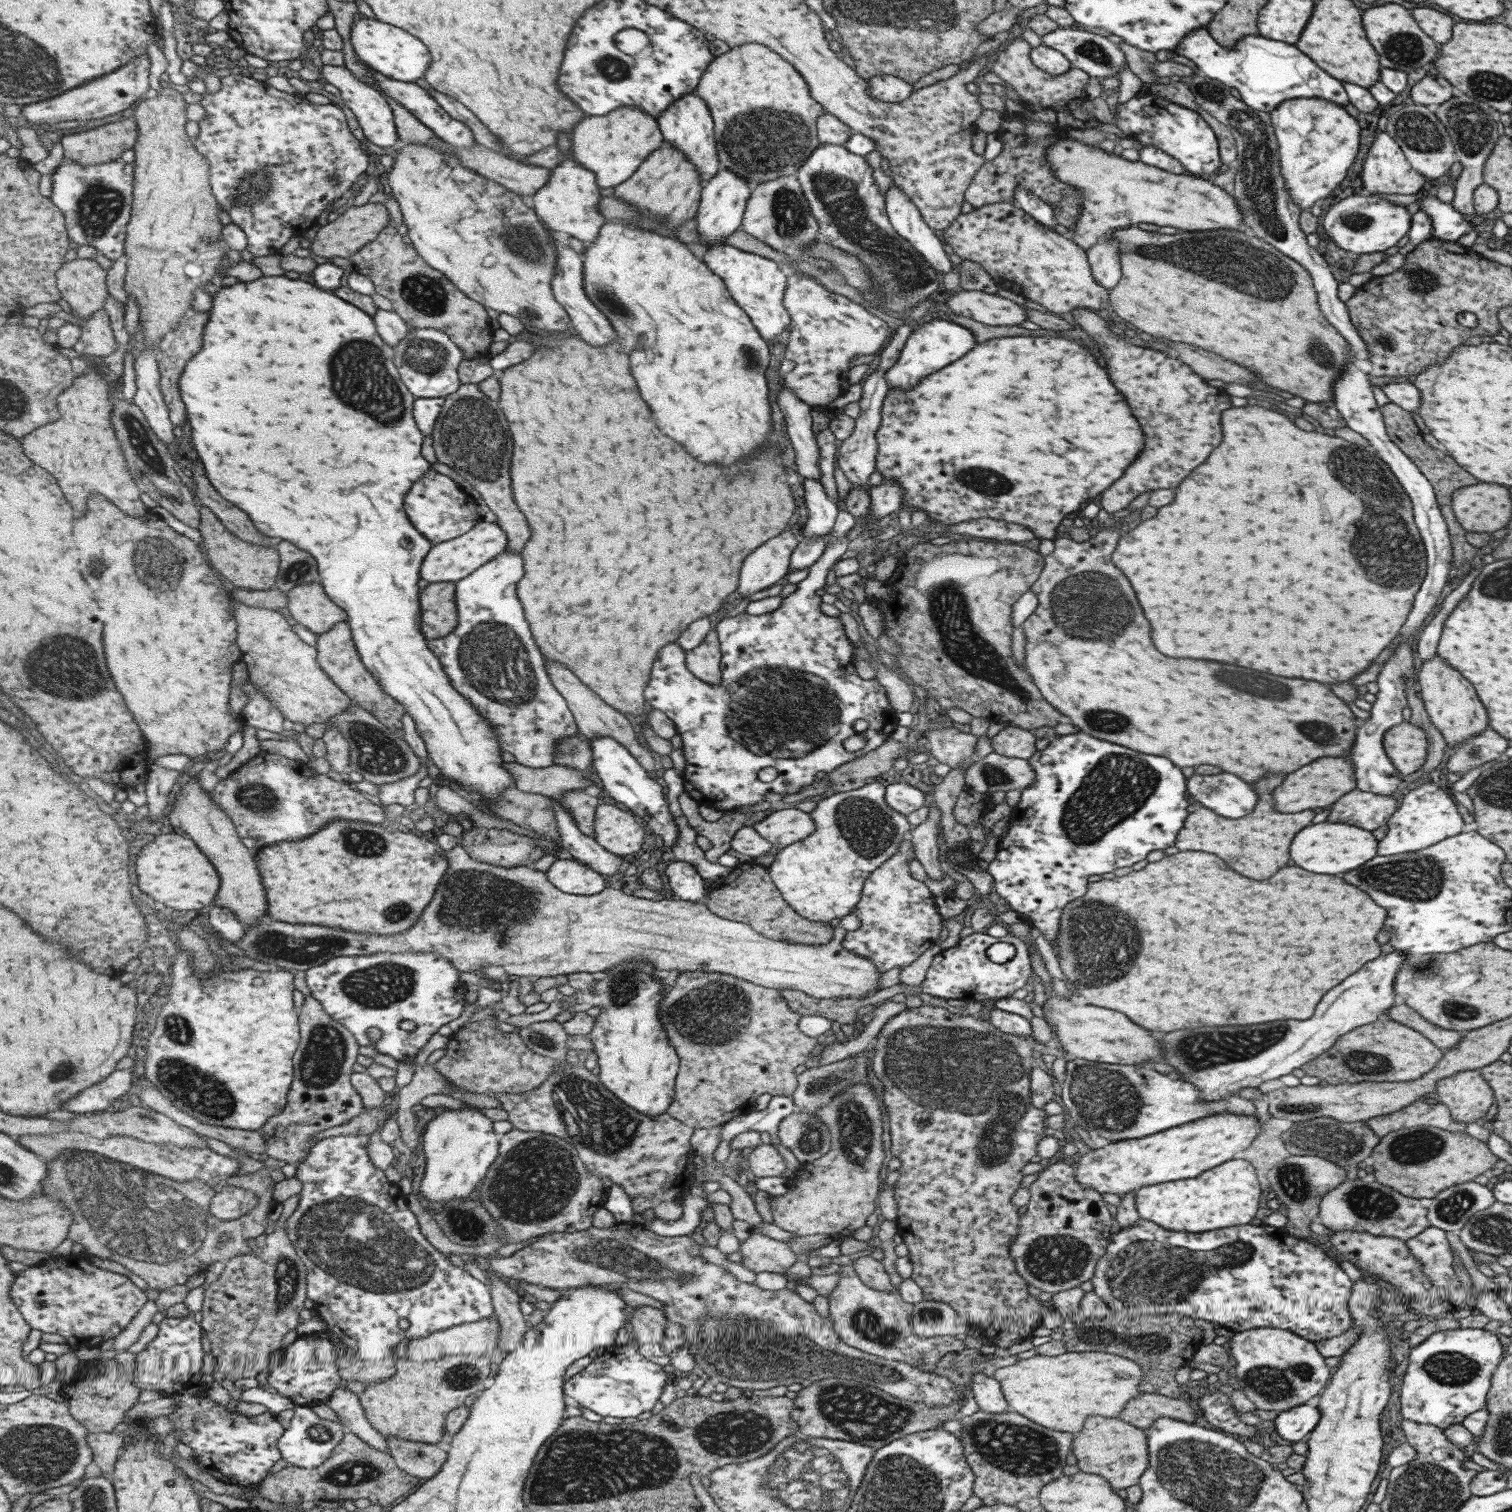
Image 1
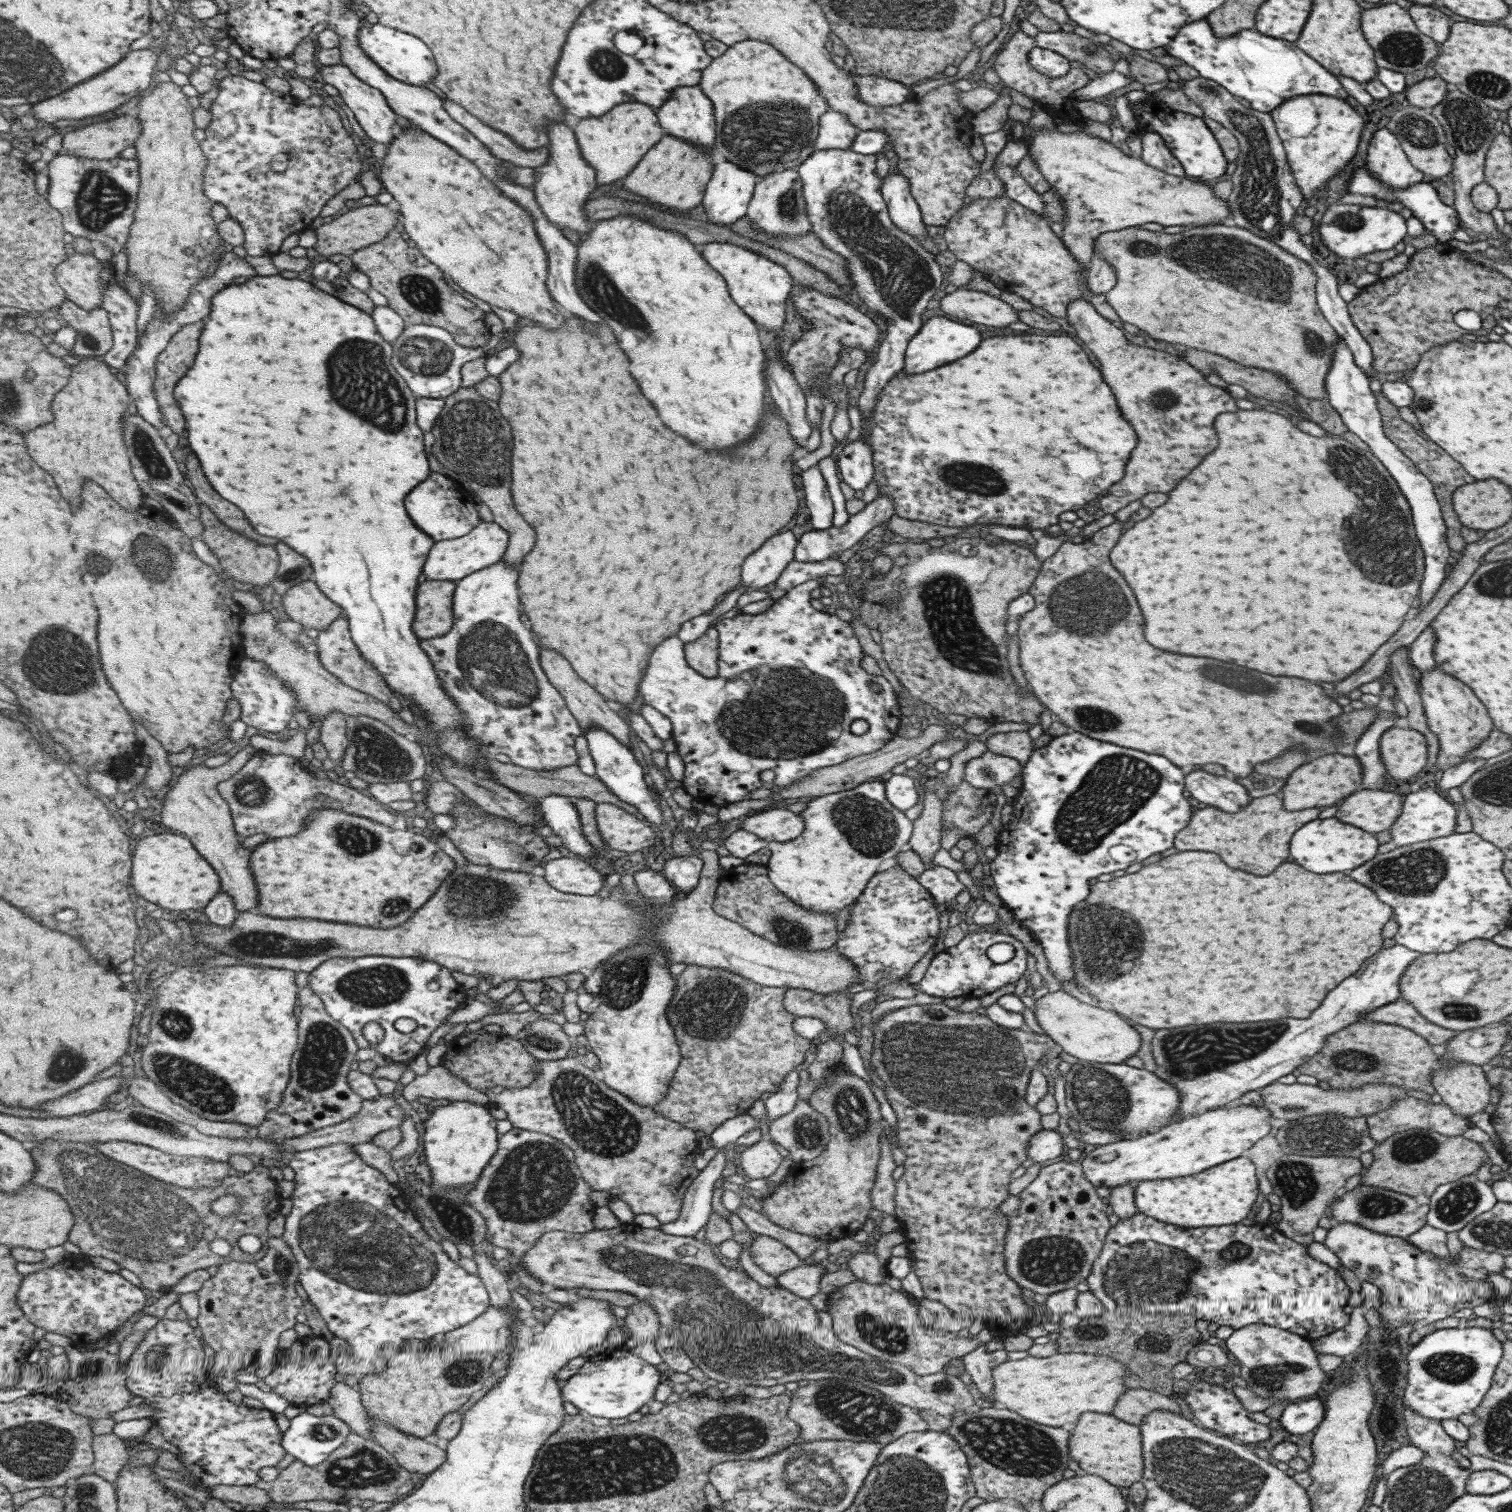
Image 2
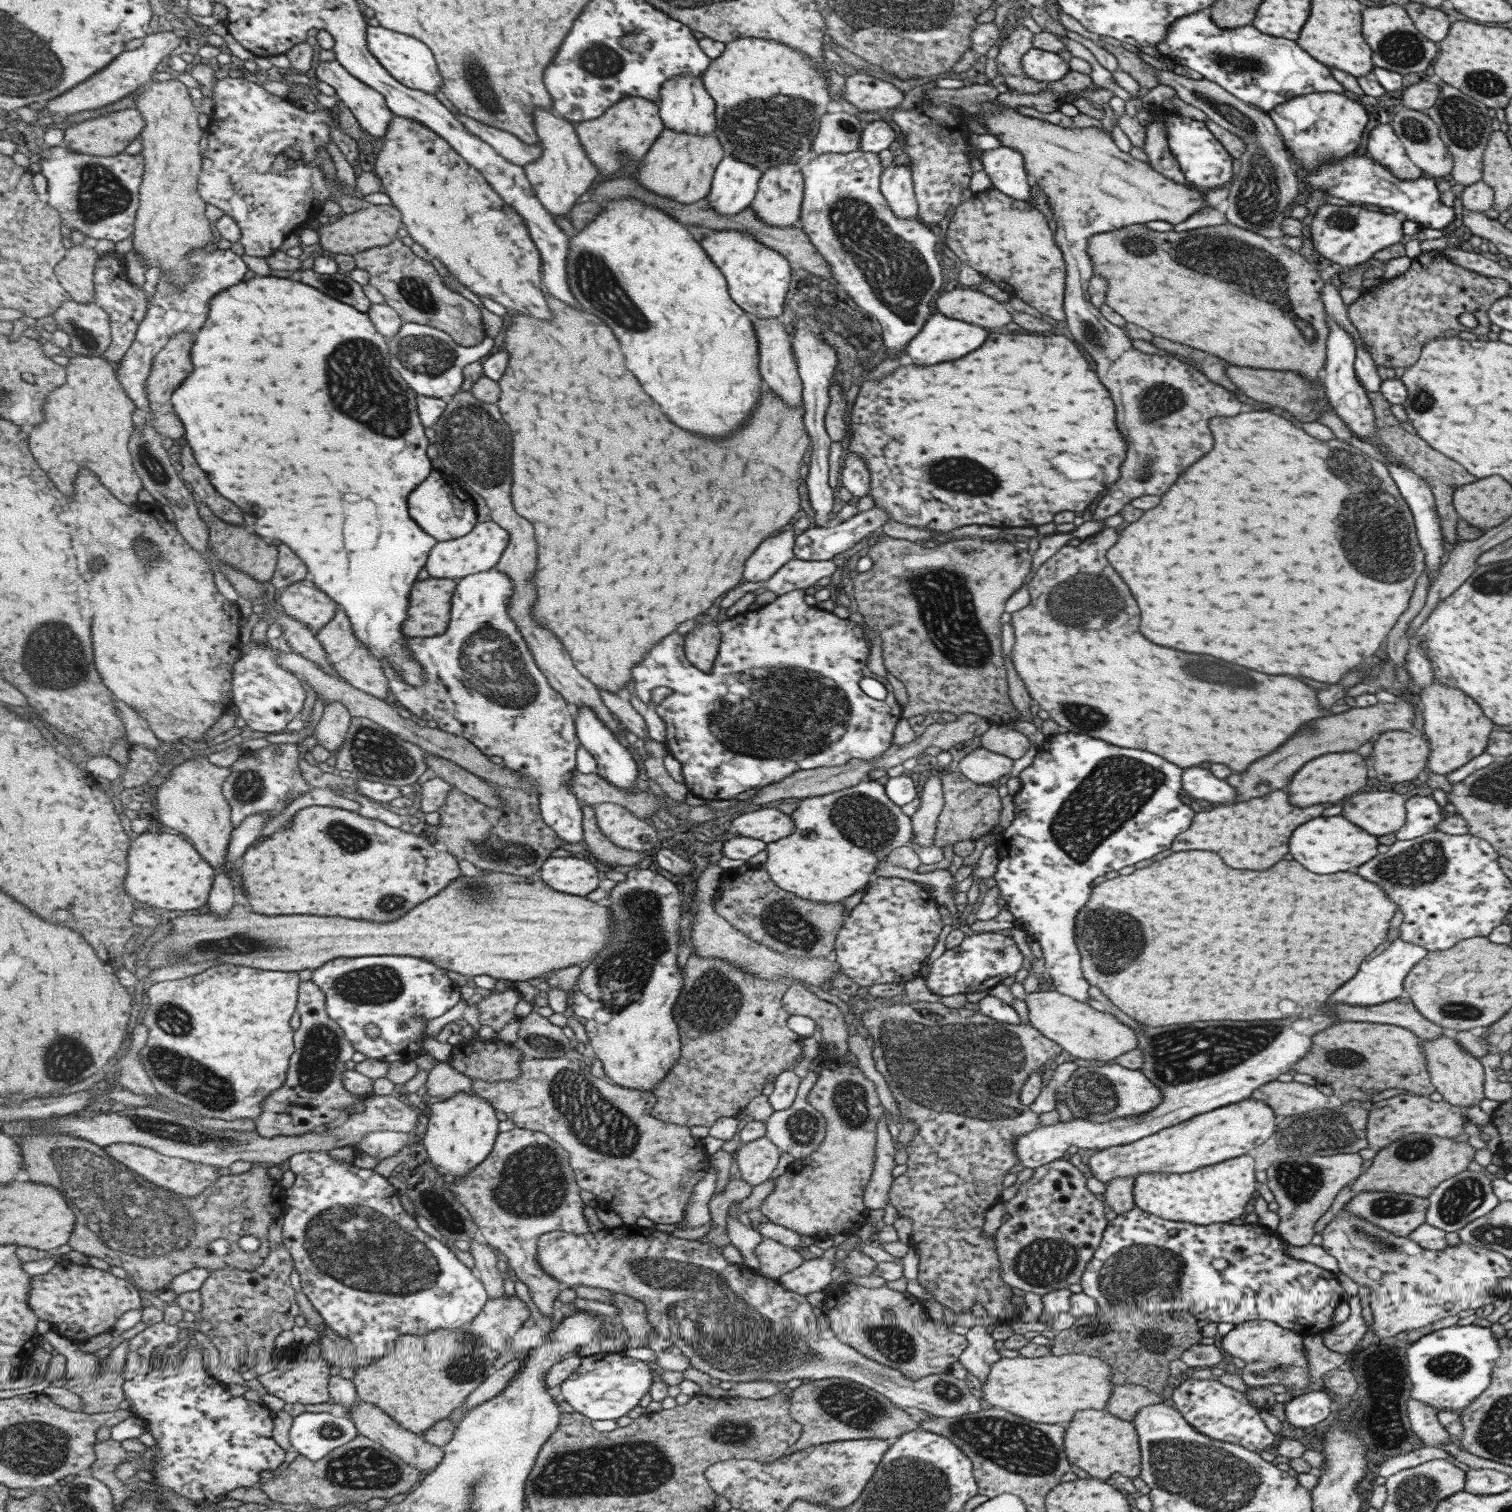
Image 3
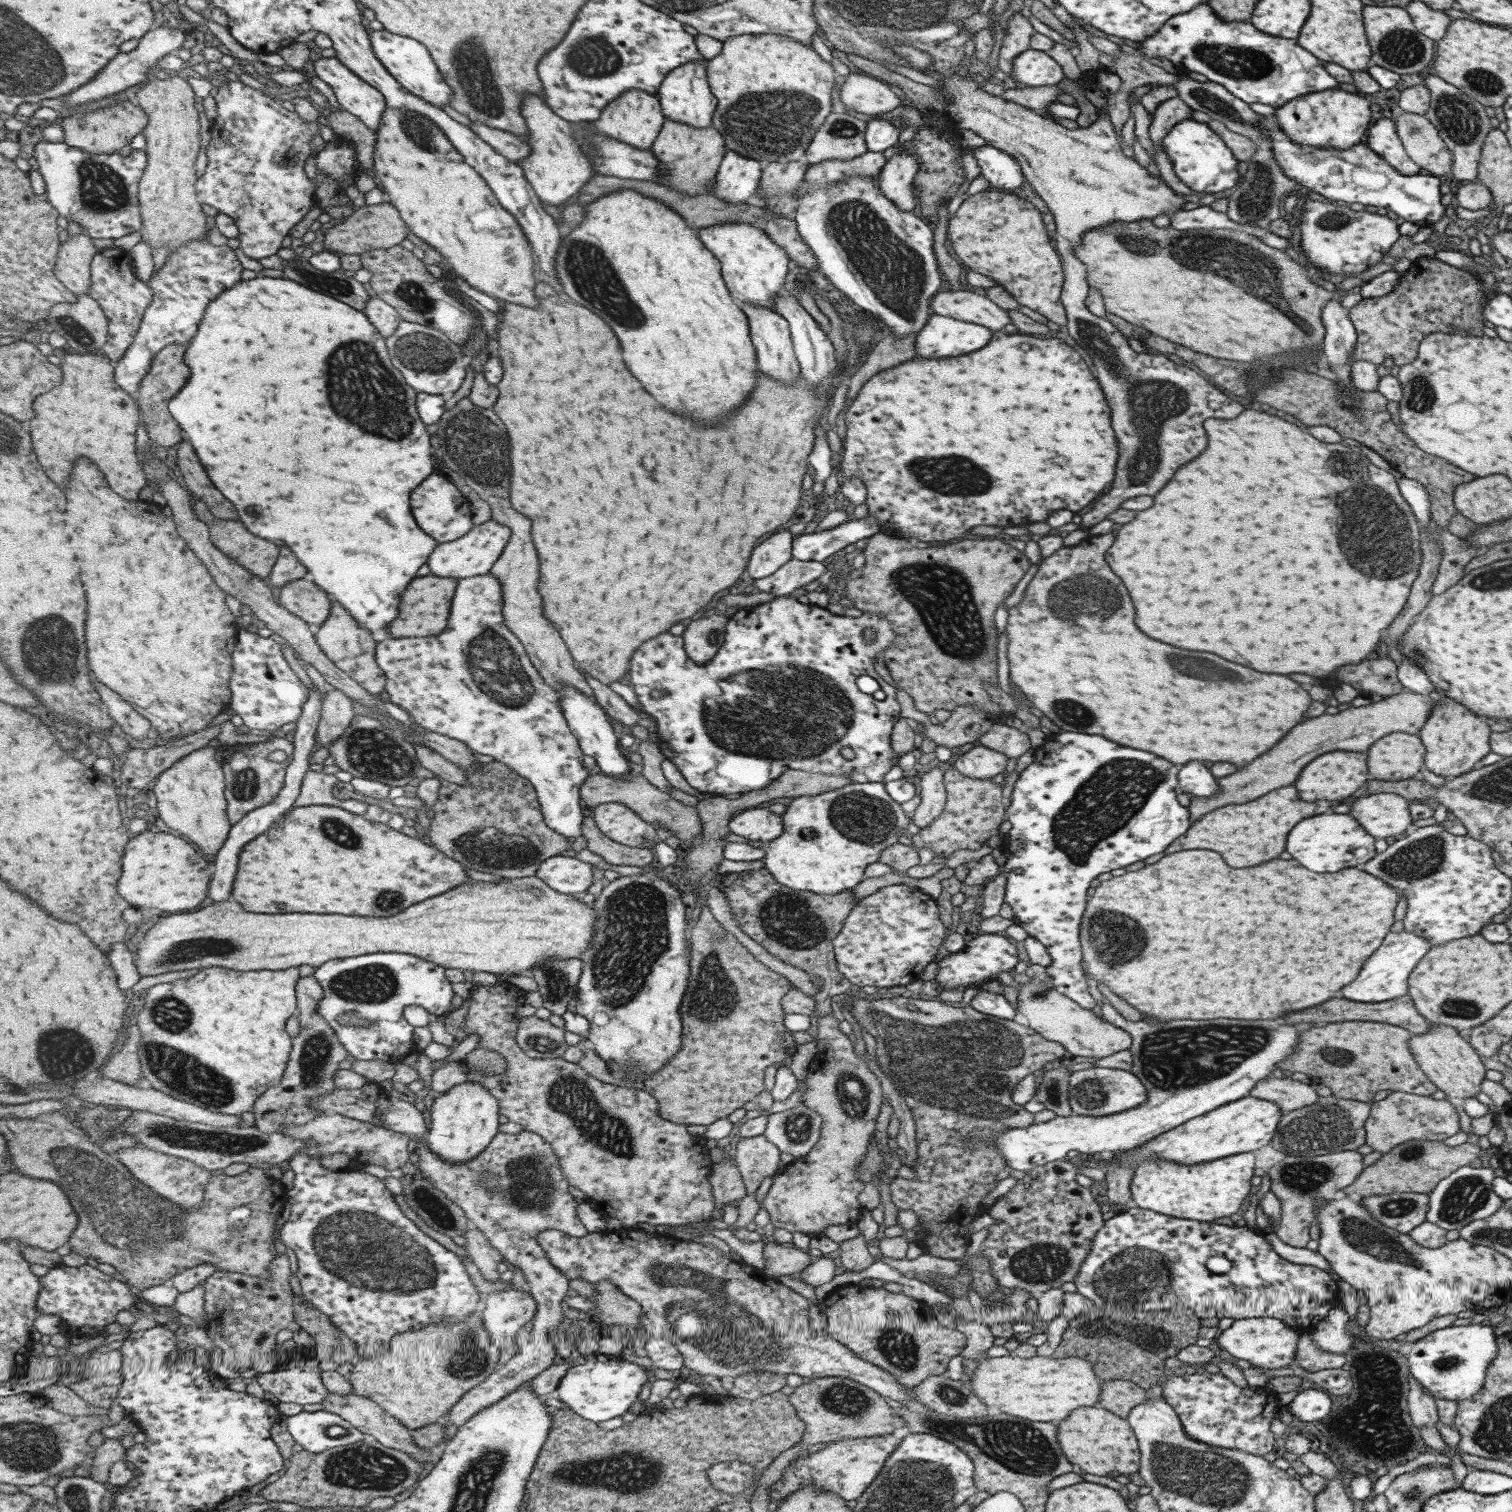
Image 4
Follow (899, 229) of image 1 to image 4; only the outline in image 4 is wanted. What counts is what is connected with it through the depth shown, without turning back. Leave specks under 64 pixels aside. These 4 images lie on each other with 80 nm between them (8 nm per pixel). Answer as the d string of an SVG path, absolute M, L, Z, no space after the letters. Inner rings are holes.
M905 150L885 161L878 174L879 190L891 204L903 212L916 212L917 201L911 189L918 169L918 160Z

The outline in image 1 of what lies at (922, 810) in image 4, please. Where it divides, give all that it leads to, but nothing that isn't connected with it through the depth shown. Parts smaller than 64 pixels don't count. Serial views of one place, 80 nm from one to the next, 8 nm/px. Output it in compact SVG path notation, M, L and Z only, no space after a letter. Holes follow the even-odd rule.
M927 801L929 814L921 824L917 824L910 834L912 852L914 857L921 863L927 876L934 881L939 880L943 872L939 869L939 848L937 847L937 827L940 823L940 810L936 804Z

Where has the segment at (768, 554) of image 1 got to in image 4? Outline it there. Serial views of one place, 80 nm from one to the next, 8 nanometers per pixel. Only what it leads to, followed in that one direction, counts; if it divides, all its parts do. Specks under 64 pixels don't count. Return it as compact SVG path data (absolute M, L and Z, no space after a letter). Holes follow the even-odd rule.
M789 531L779 532L757 544L751 552L747 572L749 578L757 580L773 574L780 566L792 559L791 541L793 535Z

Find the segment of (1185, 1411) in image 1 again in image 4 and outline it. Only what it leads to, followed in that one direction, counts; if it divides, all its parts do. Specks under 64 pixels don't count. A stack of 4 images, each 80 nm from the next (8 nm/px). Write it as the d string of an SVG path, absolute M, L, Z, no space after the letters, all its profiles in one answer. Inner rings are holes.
M1120 1377L1101 1379L1097 1406L1125 1419L1131 1408L1136 1404L1141 1404L1145 1399L1149 1399L1145 1394L1145 1389L1133 1381L1126 1381Z

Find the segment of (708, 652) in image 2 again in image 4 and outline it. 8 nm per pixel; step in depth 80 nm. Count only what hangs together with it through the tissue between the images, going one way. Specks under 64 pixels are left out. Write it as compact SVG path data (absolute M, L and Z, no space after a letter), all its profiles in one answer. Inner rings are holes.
M715 614L687 624L680 637L683 639L683 650L696 665L705 664L717 652L724 641L727 621L728 617L723 614Z

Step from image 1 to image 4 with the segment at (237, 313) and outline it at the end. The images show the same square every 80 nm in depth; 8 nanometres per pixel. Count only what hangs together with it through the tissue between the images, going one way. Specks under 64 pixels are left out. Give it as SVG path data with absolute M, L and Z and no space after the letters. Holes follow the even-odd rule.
M255 278L239 282L235 288L223 292L223 296L219 296L211 308L207 308L207 320L203 320L199 336L191 340L187 350L187 364L191 364L193 376L187 382L187 388L183 388L183 392L171 400L171 412L175 412L175 420L179 420L183 428L183 440L195 444L195 452L199 452L199 458L203 460L211 480L235 504L241 514L239 518L247 524L247 528L265 540L285 542L308 568L316 584L326 590L333 600L339 601L364 629L371 632L384 630L390 634L390 622L401 615L401 594L417 576L419 568L427 564L440 542L415 522L416 518L411 512L413 490L434 474L435 452L431 435L418 411L418 392L393 364L386 340L364 311L343 304L331 296L319 294L299 282L283 278Z

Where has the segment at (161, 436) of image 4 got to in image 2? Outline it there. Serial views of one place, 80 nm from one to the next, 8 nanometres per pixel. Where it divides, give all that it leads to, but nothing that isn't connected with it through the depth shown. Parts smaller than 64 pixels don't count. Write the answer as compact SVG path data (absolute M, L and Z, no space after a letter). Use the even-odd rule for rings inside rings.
M197 322L197 324L184 326L177 332L177 335L171 340L169 346L158 358L157 376L154 387L158 395L159 404L161 404L162 407L163 419L165 419L169 431L171 431L171 428L173 428L173 430L179 430L179 432L185 430L185 416L183 416L183 412L181 412L181 408L179 408L179 404L177 404L177 400L175 400L173 390L175 390L175 386L179 384L179 380L181 380L183 376L187 376L189 368L191 368L193 362L195 362L195 356L197 356L197 352L199 352L199 336L201 336L201 332L203 332L203 326L205 326L205 322Z

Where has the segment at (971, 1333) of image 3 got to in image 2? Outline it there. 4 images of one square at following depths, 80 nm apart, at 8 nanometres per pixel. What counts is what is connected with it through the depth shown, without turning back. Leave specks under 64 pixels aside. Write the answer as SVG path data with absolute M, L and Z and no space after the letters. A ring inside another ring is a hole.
M984 1345L976 1346L971 1352L962 1356L964 1371L969 1374L970 1381L985 1398L990 1398L992 1389L990 1370L1005 1360L1007 1359L1004 1349L988 1352Z

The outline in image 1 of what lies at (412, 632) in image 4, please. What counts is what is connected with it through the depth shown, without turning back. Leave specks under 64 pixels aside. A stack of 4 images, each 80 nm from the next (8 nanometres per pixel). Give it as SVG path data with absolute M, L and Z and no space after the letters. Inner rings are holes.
M454 582L429 583L425 590L421 590L422 631L429 641L456 631L459 618L456 587Z

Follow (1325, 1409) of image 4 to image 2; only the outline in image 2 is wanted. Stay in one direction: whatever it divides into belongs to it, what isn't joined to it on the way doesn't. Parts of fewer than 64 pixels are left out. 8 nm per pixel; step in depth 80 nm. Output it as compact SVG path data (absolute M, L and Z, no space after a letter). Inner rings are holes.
M1323 1394L1288 1404L1280 1416L1280 1425L1289 1434L1307 1434L1323 1420L1325 1407Z

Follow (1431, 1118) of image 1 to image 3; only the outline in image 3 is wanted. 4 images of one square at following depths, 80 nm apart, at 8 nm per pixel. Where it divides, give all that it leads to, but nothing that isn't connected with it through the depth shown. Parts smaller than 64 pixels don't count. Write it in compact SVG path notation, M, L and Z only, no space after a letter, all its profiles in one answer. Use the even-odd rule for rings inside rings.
M1414 1093L1397 1094L1387 1099L1375 1099L1367 1111L1366 1141L1371 1148L1376 1150L1385 1148L1394 1140L1413 1133L1453 1138L1463 1133L1462 1124L1465 1122L1460 1107L1453 1106L1443 1099L1433 1102L1427 1096Z

